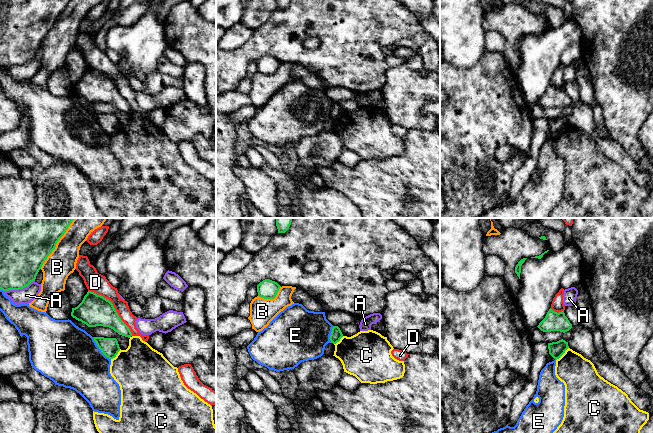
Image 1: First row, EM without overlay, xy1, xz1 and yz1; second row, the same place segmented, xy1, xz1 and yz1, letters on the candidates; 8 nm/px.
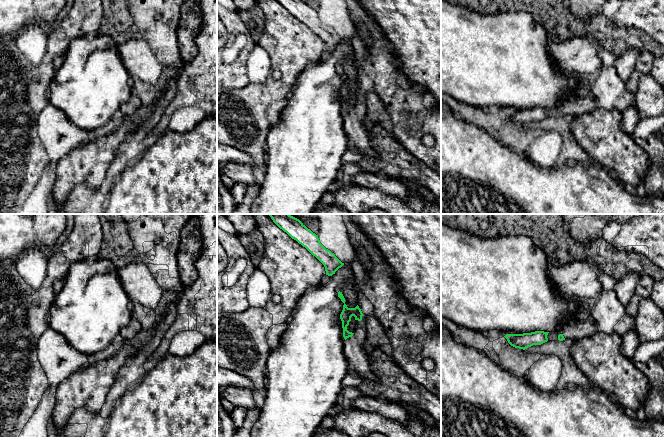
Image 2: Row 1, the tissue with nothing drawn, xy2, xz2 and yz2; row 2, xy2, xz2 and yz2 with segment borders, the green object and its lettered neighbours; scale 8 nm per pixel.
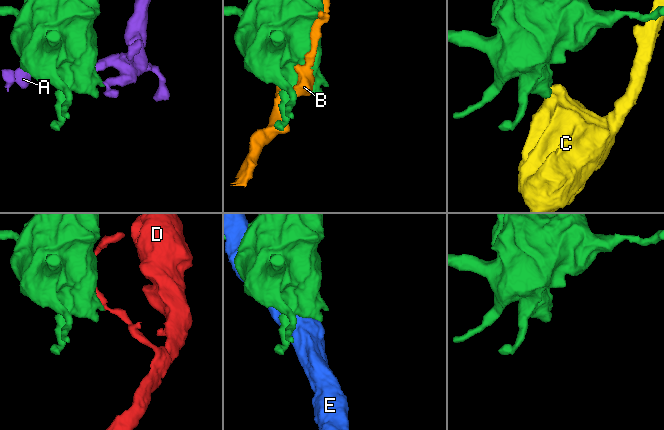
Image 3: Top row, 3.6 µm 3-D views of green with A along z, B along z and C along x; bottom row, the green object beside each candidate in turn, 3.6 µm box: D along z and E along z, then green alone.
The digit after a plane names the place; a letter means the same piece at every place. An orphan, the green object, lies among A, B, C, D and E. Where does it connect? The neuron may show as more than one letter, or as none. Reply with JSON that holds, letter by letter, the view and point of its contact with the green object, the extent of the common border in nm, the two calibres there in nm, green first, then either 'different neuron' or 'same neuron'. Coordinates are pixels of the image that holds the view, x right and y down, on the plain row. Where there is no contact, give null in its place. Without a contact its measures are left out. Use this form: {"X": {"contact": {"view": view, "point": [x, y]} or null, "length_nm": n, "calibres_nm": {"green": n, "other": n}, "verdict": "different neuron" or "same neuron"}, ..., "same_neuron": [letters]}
{"A": {"contact": {"view": "xy1", "point": [19, 64]}, "length_nm": 260, "calibres_nm": {"green": 360, "other": 130}, "verdict": "different neuron"}, "B": {"contact": {"view": "xy1", "point": [55, 22]}, "length_nm": 440, "calibres_nm": {"green": 380, "other": 220}, "verdict": "different neuron"}, "C": {"contact": {"view": "yz1", "point": [562, 130]}, "length_nm": 150, "calibres_nm": {"green": 130, "other": 280}, "verdict": "different neuron"}, "D": {"contact": {"view": "xy1", "point": [120, 95]}, "length_nm": 320, "calibres_nm": {"green": 260, "other": 110}, "verdict": "different neuron"}, "E": {"contact": {"view": "xy1", "point": [99, 124]}, "length_nm": 240, "calibres_nm": {"green": 150, "other": 480}, "verdict": "different neuron"}, "same_neuron": []}

